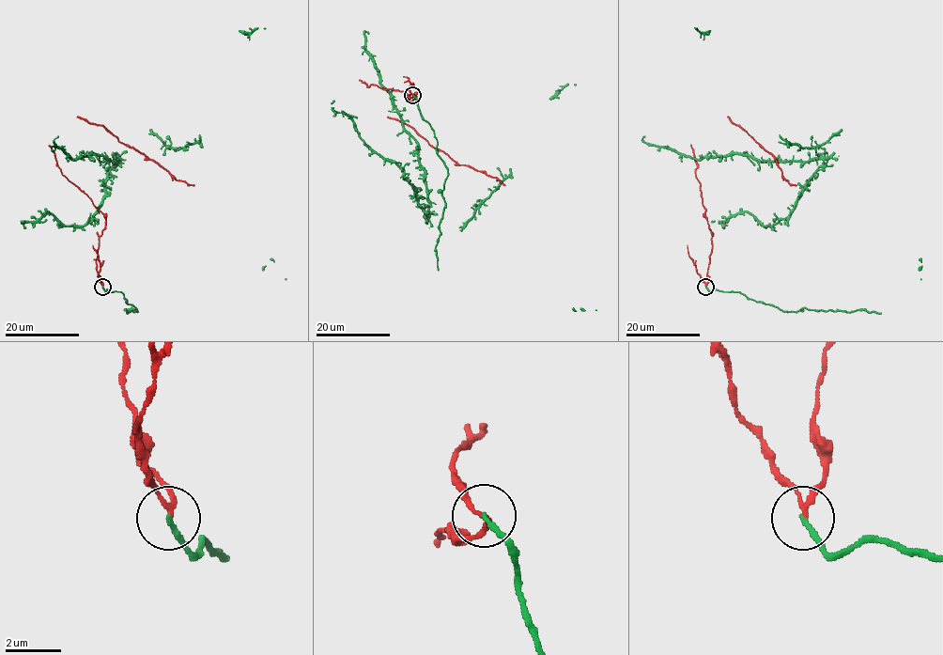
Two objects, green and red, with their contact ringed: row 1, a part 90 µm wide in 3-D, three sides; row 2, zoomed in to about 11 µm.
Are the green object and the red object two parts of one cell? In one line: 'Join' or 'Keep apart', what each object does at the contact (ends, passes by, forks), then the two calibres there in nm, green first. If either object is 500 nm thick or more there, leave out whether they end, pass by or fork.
Keep apart. At the ring green ends. At the ring red passes by. Thickness 180 nm (green) against 150 nm

